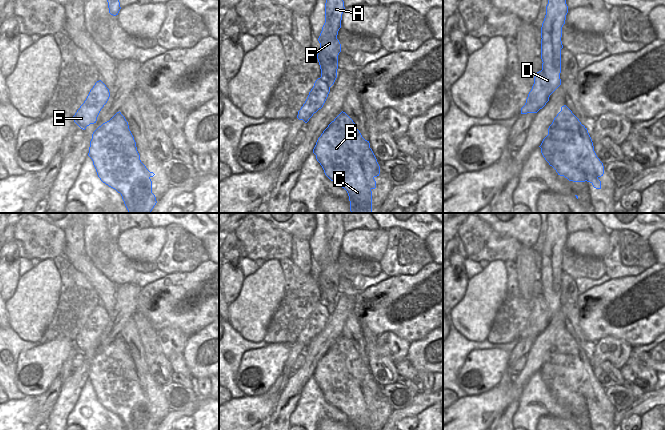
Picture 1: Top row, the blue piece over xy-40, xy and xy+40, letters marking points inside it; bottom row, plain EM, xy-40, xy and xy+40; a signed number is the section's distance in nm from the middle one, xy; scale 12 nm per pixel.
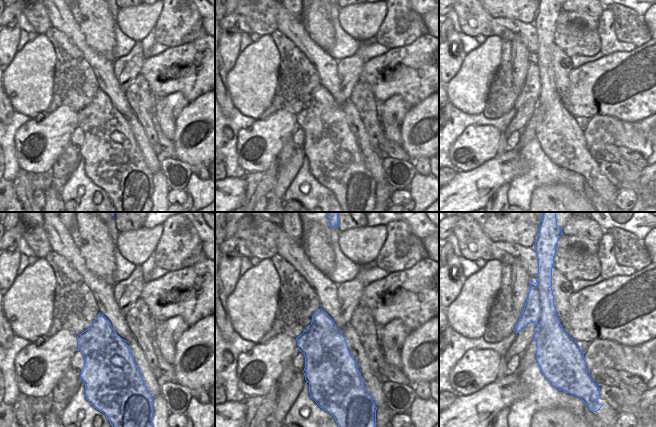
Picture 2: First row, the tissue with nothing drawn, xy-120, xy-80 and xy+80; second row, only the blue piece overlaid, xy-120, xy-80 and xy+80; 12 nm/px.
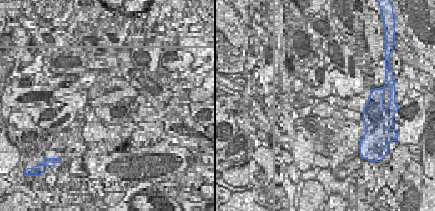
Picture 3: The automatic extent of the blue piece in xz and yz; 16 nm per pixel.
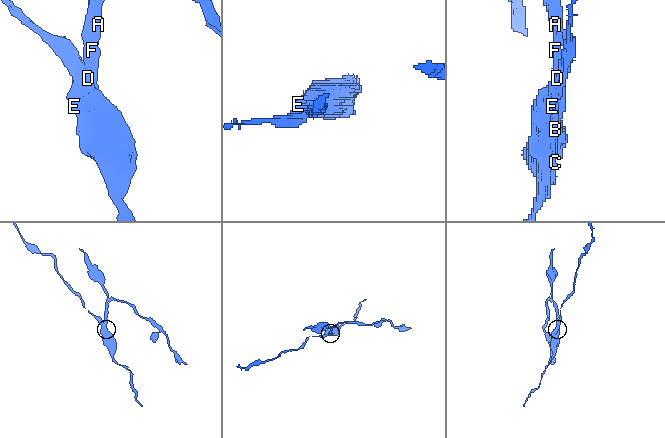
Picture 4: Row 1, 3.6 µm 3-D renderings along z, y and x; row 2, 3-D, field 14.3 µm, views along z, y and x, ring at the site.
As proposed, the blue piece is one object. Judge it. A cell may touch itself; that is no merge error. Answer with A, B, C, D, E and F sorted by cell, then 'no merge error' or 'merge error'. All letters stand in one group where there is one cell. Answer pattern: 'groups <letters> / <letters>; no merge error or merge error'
groups A F / B C D E; merge error

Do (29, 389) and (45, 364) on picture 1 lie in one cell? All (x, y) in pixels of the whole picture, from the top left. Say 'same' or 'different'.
same

